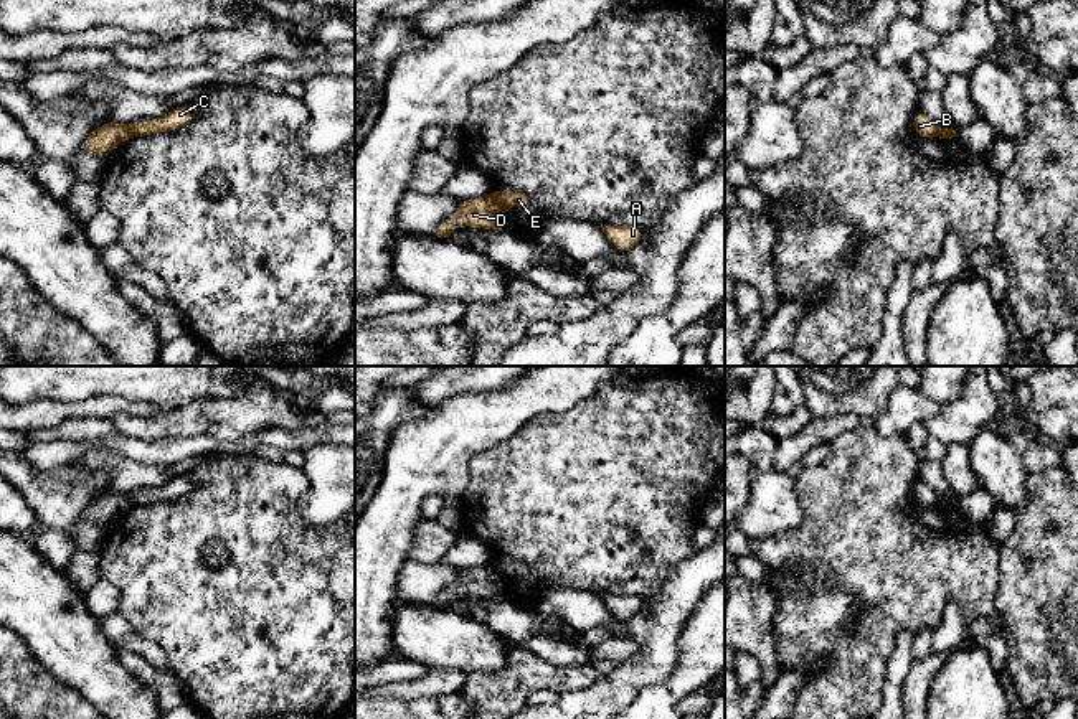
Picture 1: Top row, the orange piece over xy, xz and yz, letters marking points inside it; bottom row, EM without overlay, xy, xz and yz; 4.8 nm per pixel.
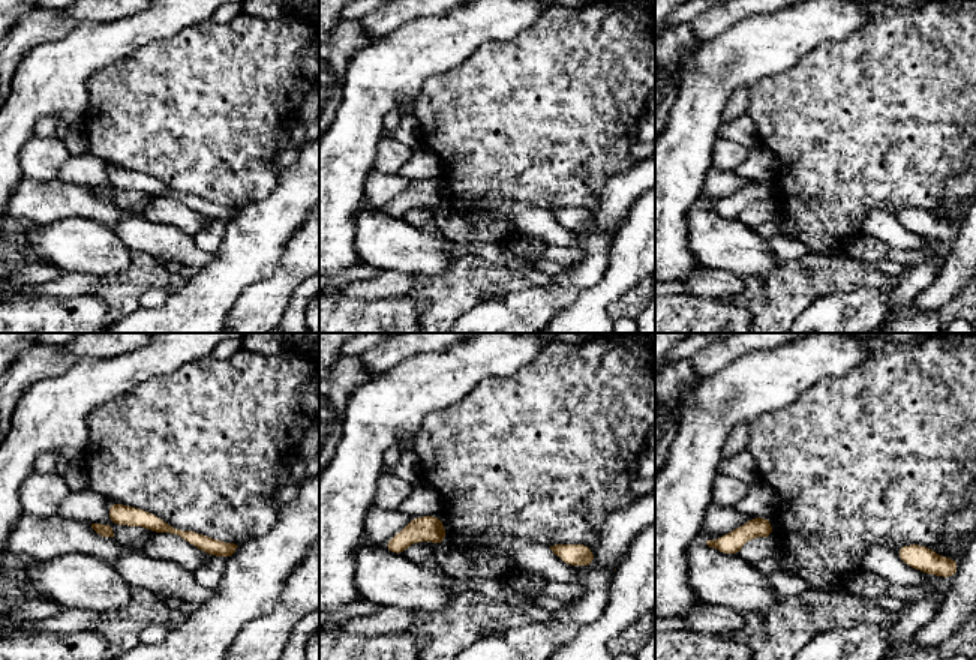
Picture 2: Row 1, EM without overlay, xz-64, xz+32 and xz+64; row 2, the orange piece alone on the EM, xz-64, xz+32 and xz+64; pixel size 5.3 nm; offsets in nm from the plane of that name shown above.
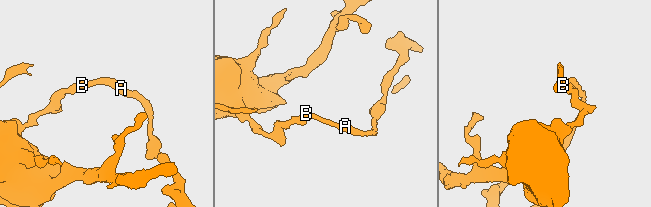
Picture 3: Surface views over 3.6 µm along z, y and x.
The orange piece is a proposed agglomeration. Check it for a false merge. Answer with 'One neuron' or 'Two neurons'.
Two neurons

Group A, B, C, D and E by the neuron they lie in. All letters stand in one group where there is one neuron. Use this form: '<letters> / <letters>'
A B C E / D

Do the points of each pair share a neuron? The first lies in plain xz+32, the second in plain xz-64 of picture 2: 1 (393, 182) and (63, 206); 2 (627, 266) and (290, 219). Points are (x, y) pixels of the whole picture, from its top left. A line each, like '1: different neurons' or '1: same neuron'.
1: same neuron
2: different neurons

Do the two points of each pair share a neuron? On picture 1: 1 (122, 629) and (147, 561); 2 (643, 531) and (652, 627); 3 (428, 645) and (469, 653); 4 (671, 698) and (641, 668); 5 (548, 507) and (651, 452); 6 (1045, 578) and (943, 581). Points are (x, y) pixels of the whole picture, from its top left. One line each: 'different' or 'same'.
1: different
2: different
3: same
4: different
5: same
6: different

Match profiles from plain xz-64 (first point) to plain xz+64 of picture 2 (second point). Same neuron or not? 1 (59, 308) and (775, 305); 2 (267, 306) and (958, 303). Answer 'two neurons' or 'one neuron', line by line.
1: two neurons
2: two neurons

